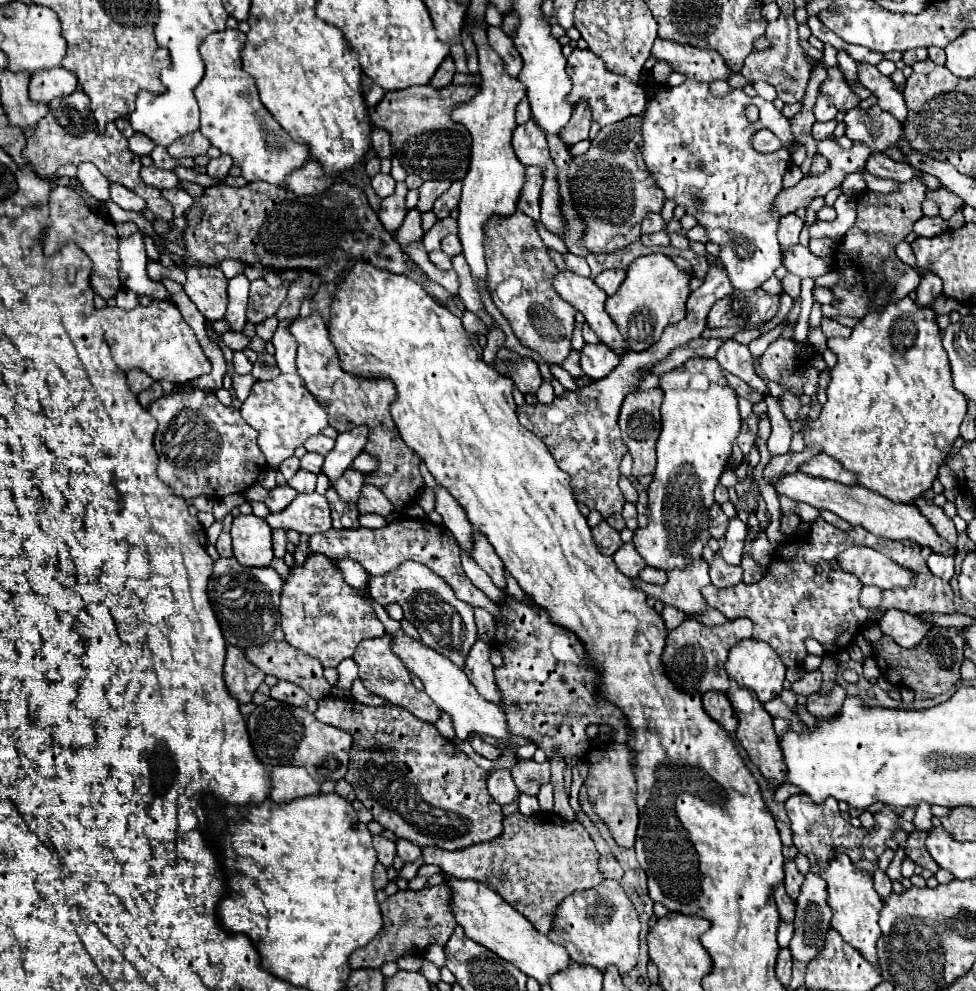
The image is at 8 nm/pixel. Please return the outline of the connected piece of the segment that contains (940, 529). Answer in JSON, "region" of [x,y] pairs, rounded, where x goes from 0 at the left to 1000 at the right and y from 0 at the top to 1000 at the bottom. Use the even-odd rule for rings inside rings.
{"region":[[[939,503],[939,511],[941,515],[951,523],[951,527],[957,531],[957,535],[961,537],[963,543],[971,545],[977,553],[982,549],[982,537],[980,537],[980,531],[977,527],[965,517],[965,513],[957,511],[955,505],[947,505],[947,503]]]}

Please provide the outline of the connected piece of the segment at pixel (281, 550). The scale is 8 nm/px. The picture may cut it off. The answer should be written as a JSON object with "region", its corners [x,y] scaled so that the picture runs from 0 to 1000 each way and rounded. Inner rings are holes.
{"region":[[[281,535],[279,543],[281,543],[281,559],[285,563],[291,563],[291,559],[293,559],[293,539],[291,539],[291,535]]]}

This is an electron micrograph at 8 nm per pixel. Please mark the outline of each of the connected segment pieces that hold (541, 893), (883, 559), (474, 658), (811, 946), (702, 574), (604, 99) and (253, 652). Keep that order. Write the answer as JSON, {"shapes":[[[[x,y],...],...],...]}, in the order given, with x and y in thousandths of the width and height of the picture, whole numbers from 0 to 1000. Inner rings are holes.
{"shapes":[[[[529,819],[516,825],[516,840],[508,848],[486,852],[467,860],[434,856],[432,866],[434,872],[449,872],[465,886],[498,892],[527,918],[539,924],[555,942],[566,938],[568,918],[582,902],[590,898],[602,898],[619,890],[619,882],[613,874],[615,862],[600,836],[592,827],[580,829],[568,819],[551,819],[547,823]]],[[[869,551],[859,559],[859,569],[875,579],[883,589],[900,591],[902,595],[930,593],[939,585],[939,577],[932,573],[922,573],[914,563],[889,551]]],[[[490,644],[477,662],[475,678],[498,706],[512,710],[512,698],[508,696],[506,688],[506,672],[502,670],[500,662],[502,662],[502,652]]],[[[832,878],[826,882],[824,886],[824,892],[822,892],[822,898],[820,898],[820,904],[816,908],[816,926],[814,926],[814,945],[809,949],[809,961],[811,961],[811,967],[816,971],[832,971],[844,957],[844,949],[846,949],[846,942],[850,938],[850,928],[852,928],[852,916],[848,914],[846,910],[846,890],[834,882]]],[[[721,565],[705,569],[701,575],[686,575],[684,587],[680,591],[664,591],[656,583],[648,583],[648,587],[660,599],[674,603],[678,609],[699,616],[707,624],[711,624],[725,612],[717,597],[721,591],[727,589],[725,569]]],[[[588,48],[586,57],[582,59],[582,67],[580,67],[582,77],[586,79],[586,93],[582,95],[582,101],[586,105],[590,105],[592,101],[600,101],[607,109],[607,119],[613,121],[617,127],[635,123],[643,117],[652,117],[660,113],[662,107],[662,95],[660,91],[654,87],[654,83],[648,83],[639,77],[631,77],[625,75],[619,67],[619,63],[607,54],[605,50],[592,50]]],[[[277,646],[275,650],[252,654],[252,664],[268,678],[305,690],[322,706],[332,704],[340,694],[330,680],[332,674],[328,666],[314,662],[311,658],[299,654],[295,648]]]]}

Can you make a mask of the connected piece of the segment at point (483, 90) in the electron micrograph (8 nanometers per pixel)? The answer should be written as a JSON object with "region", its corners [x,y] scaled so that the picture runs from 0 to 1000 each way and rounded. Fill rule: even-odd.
{"region":[[[486,26],[484,30],[490,59],[492,59],[492,93],[477,105],[471,105],[463,111],[463,121],[471,123],[480,129],[484,135],[484,157],[482,157],[482,172],[477,176],[473,200],[469,206],[471,218],[469,218],[469,240],[475,250],[475,260],[482,268],[488,295],[492,297],[492,287],[500,287],[500,272],[496,264],[496,246],[498,246],[498,234],[496,228],[502,220],[518,220],[529,214],[529,206],[533,200],[533,194],[537,190],[537,165],[527,155],[525,149],[525,131],[529,129],[527,121],[527,109],[537,99],[539,89],[533,81],[520,77],[520,73],[514,67],[512,57],[500,46],[498,32],[492,26]]]}

